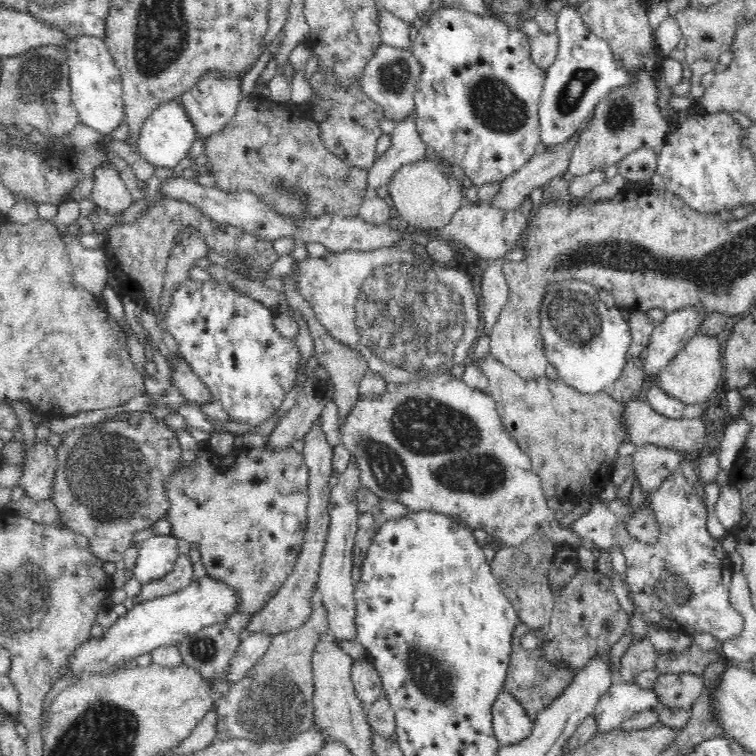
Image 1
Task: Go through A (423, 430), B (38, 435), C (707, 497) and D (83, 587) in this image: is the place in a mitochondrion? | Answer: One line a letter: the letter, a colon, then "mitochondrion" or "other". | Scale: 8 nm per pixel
A: mitochondrion
B: other
C: other
D: other

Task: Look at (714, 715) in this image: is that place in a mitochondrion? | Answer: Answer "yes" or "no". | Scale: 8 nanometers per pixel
no

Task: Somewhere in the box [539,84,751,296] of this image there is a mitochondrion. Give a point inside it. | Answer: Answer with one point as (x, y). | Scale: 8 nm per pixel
(620, 119)

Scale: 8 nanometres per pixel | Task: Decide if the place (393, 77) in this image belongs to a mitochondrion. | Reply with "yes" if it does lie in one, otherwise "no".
yes

